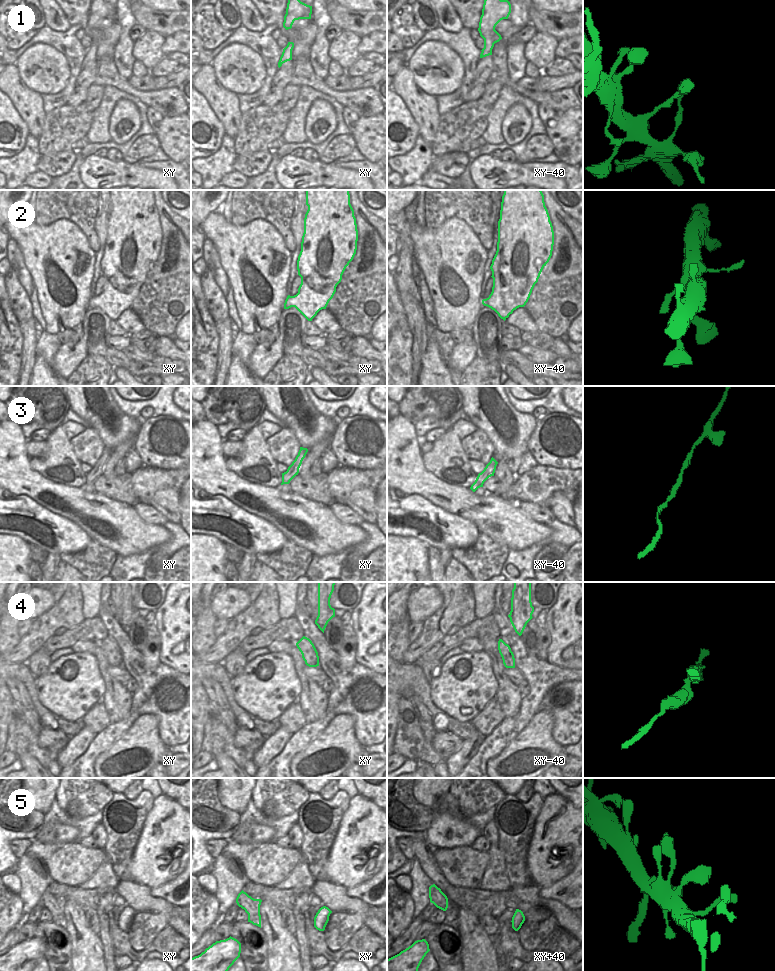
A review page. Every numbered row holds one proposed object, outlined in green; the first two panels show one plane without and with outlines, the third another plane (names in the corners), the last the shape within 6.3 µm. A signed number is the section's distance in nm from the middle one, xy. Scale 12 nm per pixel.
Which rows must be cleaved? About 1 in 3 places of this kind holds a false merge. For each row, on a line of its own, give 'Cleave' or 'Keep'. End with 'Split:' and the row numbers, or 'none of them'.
1: Keep
2: Keep
3: Keep
4: Cleave
5: Keep
Split: 4.

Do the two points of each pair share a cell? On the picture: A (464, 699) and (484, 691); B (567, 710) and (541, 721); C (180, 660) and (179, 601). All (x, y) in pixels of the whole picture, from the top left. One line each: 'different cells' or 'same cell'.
A: same cell
B: different cells
C: same cell

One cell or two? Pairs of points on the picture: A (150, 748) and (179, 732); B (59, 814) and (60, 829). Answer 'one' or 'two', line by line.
A: two
B: two

